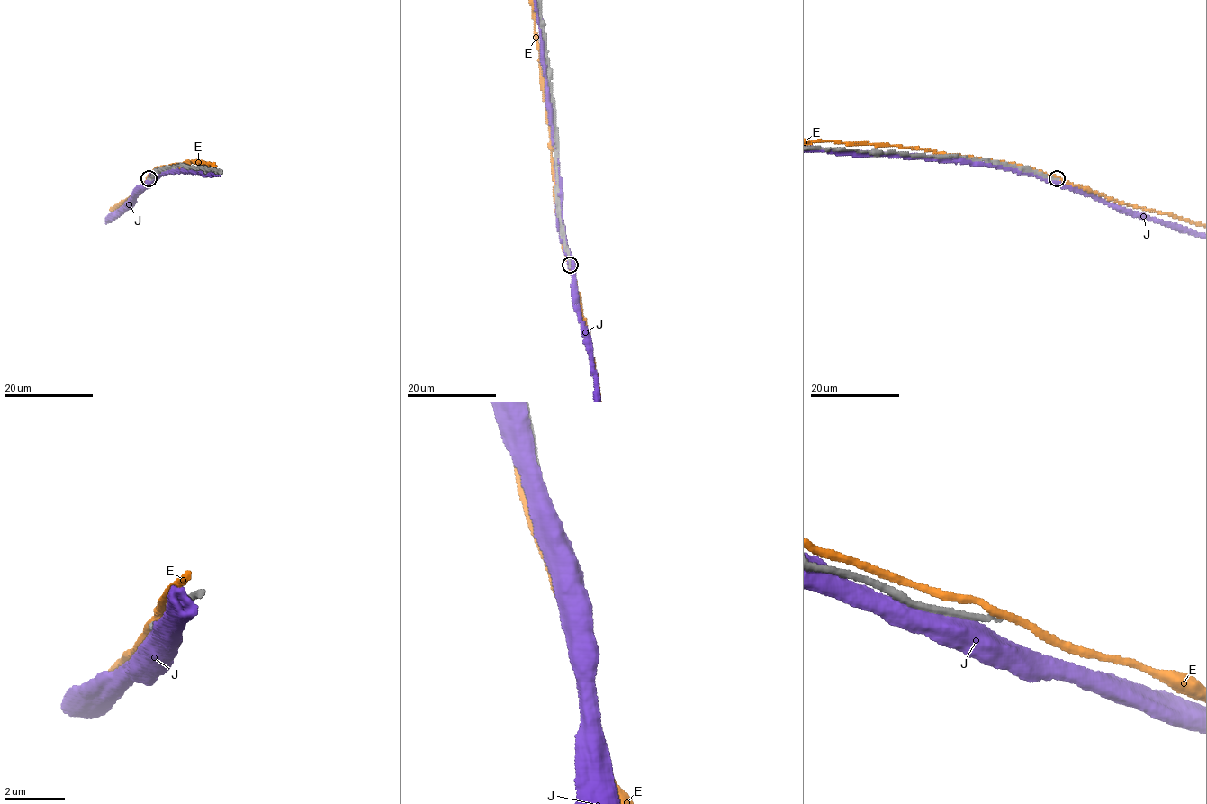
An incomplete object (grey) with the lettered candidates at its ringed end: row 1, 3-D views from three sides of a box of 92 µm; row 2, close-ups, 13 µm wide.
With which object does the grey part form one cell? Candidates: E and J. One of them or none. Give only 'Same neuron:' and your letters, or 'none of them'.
Same neuron: none of them

